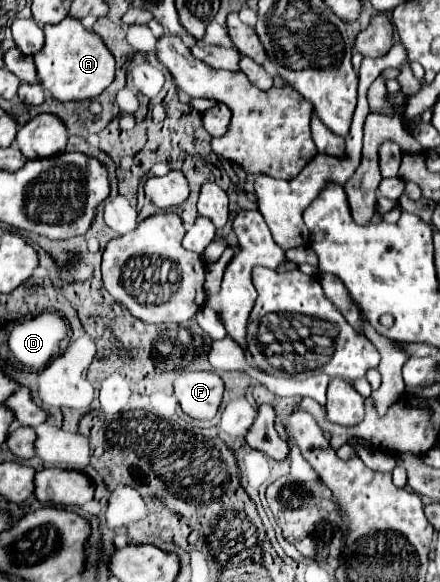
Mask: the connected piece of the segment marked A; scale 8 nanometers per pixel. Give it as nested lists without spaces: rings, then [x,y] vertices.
[[[69,16],[61,24],[45,28],[45,48],[35,54],[35,68],[41,86],[59,102],[97,98],[115,78],[115,58],[103,40]]]

